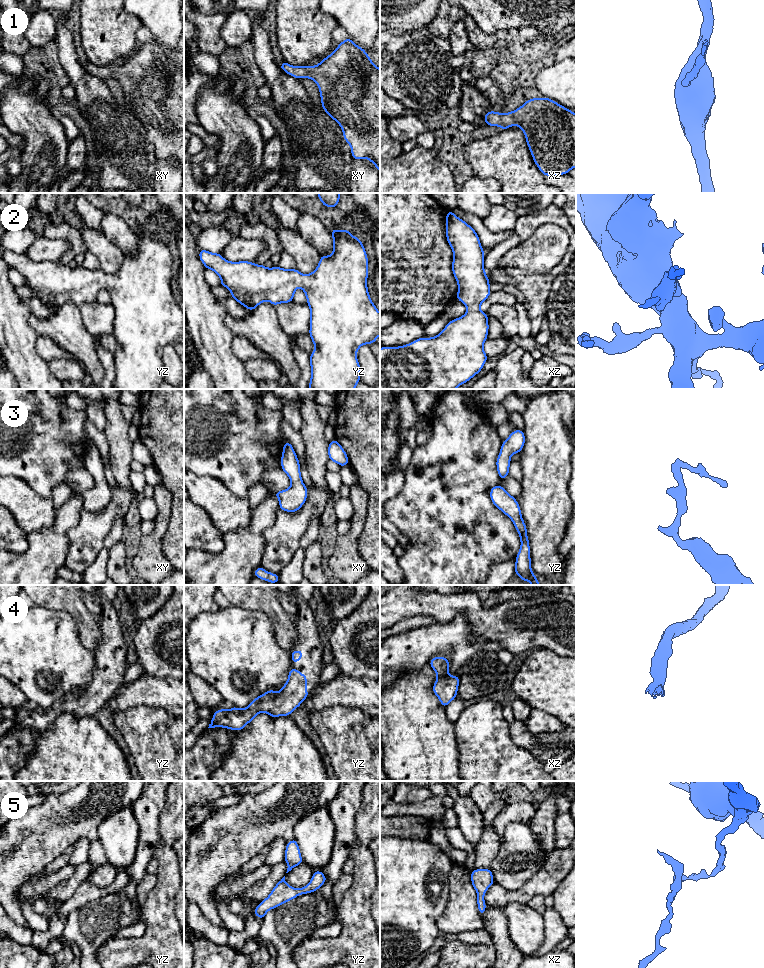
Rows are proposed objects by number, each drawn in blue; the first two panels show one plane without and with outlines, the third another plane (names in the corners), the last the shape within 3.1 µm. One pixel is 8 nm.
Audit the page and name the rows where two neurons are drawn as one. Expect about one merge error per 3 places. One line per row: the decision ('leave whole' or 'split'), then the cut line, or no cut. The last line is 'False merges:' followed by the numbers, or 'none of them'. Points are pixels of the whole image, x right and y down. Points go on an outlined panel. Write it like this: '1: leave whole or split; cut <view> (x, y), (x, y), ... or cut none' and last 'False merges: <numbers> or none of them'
1: leave whole; cut none
2: leave whole; cut none
3: leave whole; cut none
4: leave whole; cut none
5: leave whole; cut none
False merges: none of them

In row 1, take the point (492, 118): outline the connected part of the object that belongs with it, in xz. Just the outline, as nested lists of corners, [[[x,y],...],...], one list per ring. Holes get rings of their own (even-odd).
[[[532,98],[524,102],[521,107],[508,113],[491,110],[484,115],[484,120],[486,125],[499,126],[502,130],[509,129],[512,125],[519,127],[524,132],[526,143],[536,166],[545,177],[569,174],[569,171],[576,167],[576,114],[552,99]]]

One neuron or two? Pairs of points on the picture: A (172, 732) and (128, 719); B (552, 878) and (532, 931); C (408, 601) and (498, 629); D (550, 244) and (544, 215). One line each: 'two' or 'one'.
A: one
B: two
C: one
D: two

